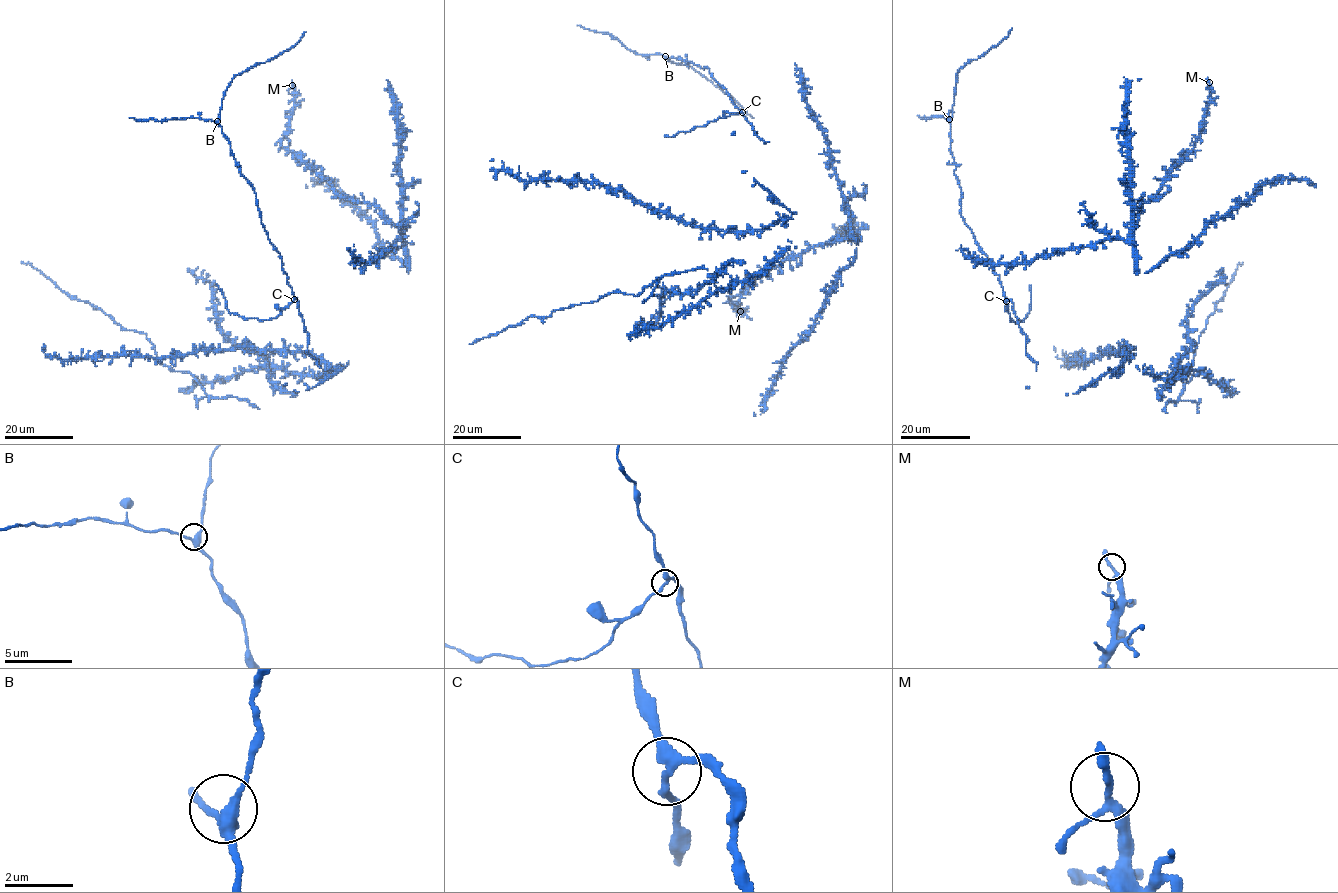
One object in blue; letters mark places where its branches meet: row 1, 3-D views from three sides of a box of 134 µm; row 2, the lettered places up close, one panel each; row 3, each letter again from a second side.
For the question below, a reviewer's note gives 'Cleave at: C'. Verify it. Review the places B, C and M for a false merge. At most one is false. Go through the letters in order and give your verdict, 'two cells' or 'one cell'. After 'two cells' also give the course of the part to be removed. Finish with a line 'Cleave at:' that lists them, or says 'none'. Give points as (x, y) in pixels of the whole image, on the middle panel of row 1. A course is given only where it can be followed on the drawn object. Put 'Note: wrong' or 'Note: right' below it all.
B: one cell
C: two cells | (742, 112), (718, 117), (674, 136), (664, 135)
M: one cell
Cleave at: C
Note: right

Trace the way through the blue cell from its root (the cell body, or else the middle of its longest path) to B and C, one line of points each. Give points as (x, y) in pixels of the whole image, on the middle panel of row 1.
B: (759, 138), (708, 68), (703, 69), (679, 57), (665, 56)
C: (759, 138), (742, 112)

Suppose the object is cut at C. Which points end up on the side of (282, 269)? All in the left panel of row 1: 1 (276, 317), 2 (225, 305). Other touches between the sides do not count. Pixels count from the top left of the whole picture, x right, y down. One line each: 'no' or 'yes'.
1: no
2: no

